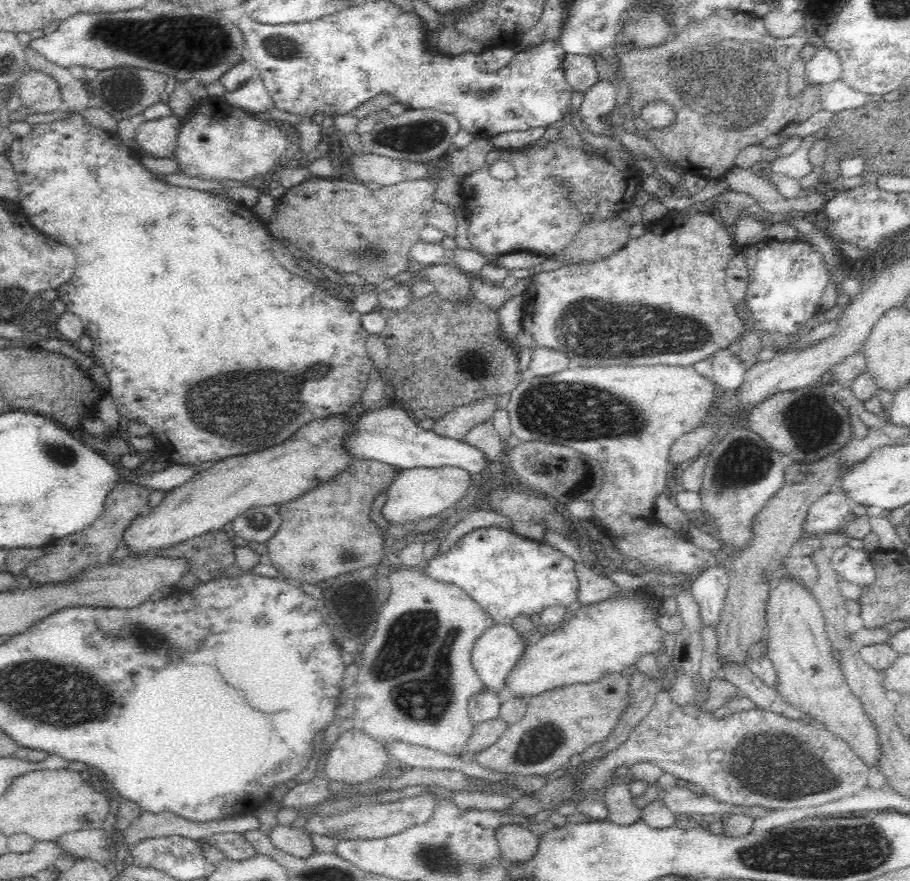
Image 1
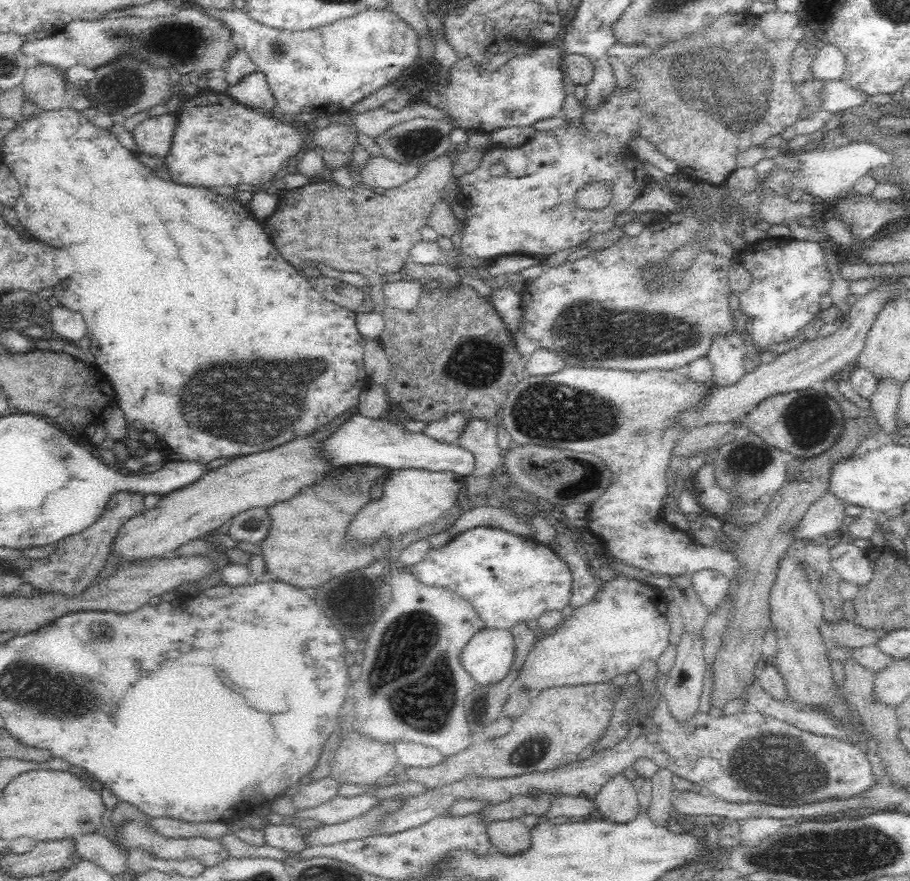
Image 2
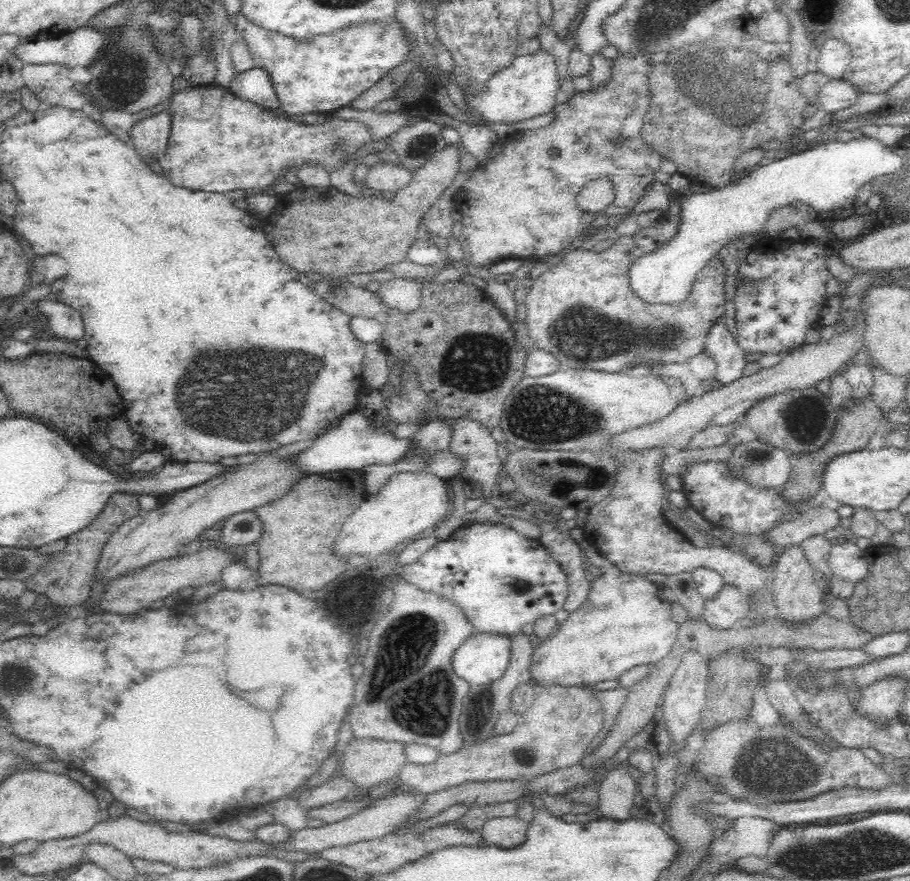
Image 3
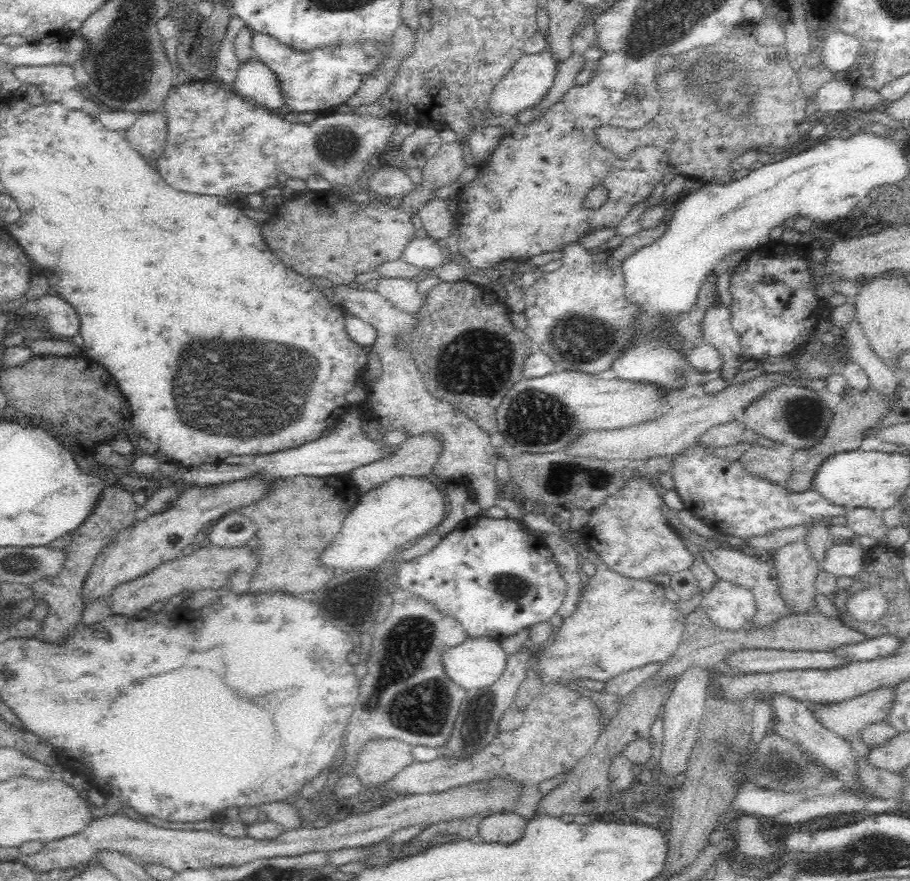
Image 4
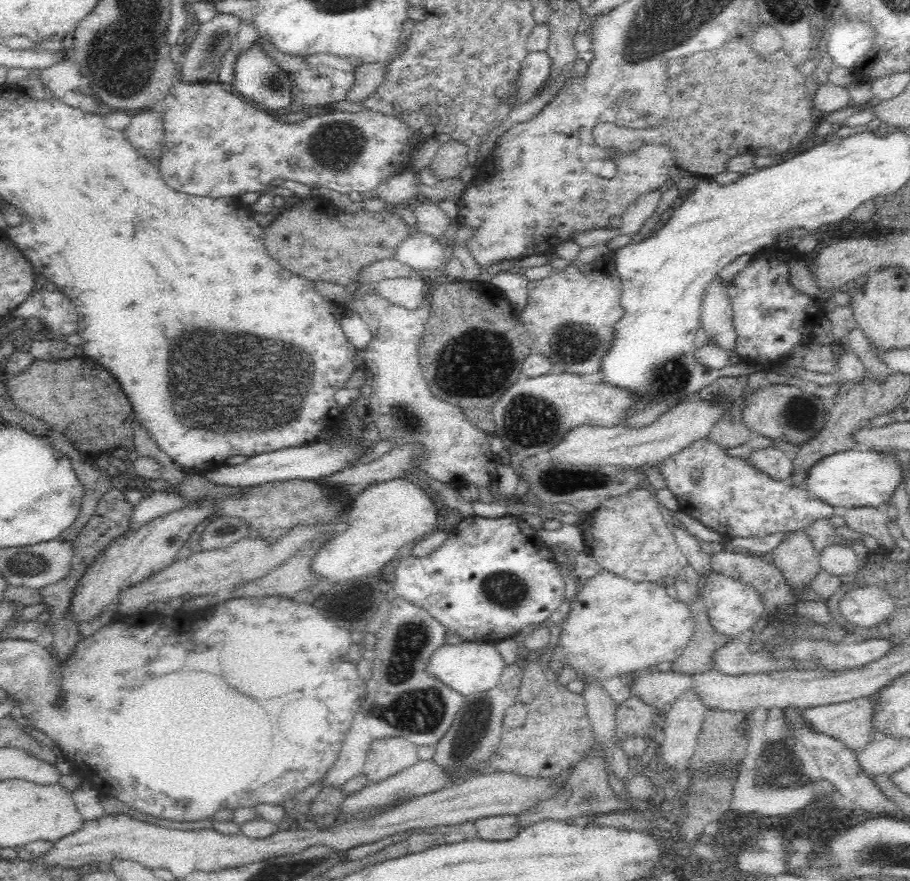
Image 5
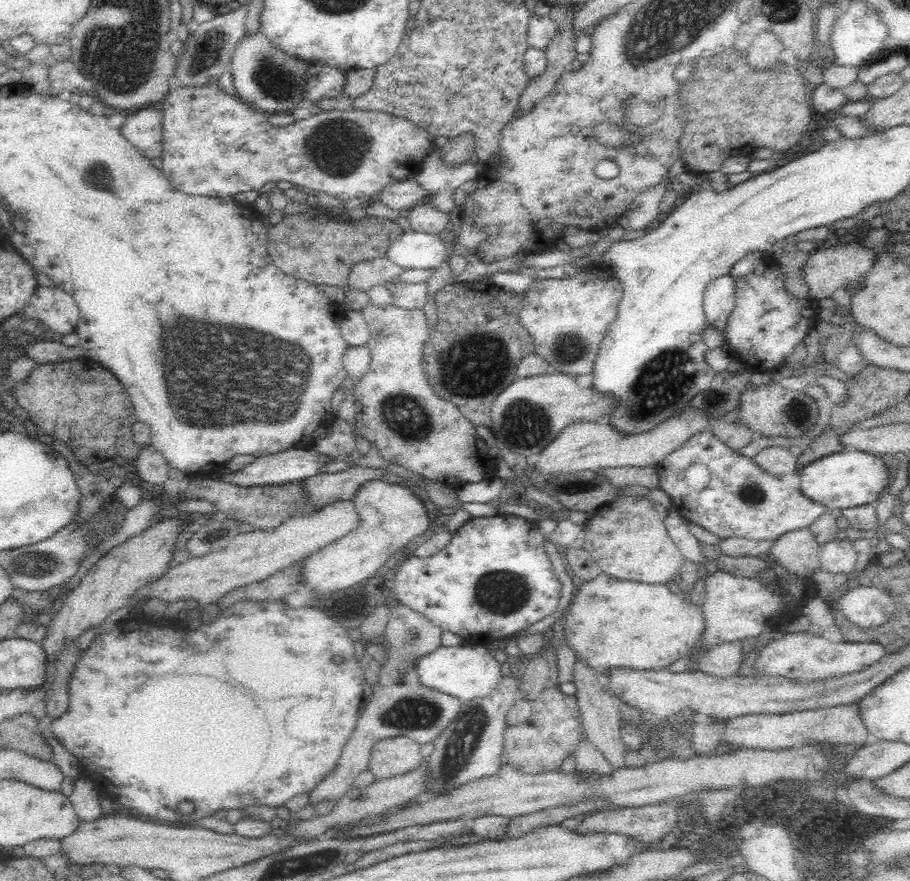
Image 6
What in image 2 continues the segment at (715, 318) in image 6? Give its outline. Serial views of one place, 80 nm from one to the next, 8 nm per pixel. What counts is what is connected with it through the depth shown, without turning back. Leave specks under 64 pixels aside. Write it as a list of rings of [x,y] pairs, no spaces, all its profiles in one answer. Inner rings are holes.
[[[724,335],[713,339],[707,358],[713,366],[712,381],[715,386],[736,384],[745,375],[744,349],[733,347]]]

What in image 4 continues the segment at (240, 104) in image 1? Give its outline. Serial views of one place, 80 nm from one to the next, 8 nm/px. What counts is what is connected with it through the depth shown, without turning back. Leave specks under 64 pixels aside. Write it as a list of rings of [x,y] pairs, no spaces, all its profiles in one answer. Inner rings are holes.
[[[258,57],[240,62],[232,91],[245,100],[266,108],[280,108],[285,104],[278,77]]]

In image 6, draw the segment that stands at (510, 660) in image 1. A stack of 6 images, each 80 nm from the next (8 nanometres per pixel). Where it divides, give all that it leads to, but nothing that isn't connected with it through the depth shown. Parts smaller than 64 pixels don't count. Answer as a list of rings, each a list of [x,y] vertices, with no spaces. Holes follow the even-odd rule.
[[[440,645],[434,652],[424,656],[418,656],[414,660],[418,679],[424,687],[440,691],[458,699],[461,703],[472,699],[481,699],[491,695],[500,682],[501,664],[490,655],[489,648],[482,645],[470,645],[462,647]]]

